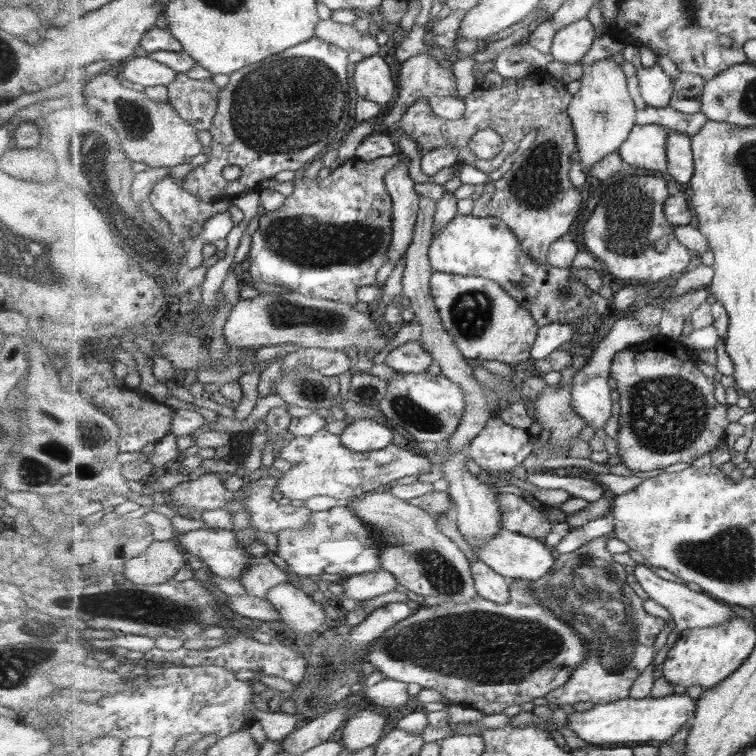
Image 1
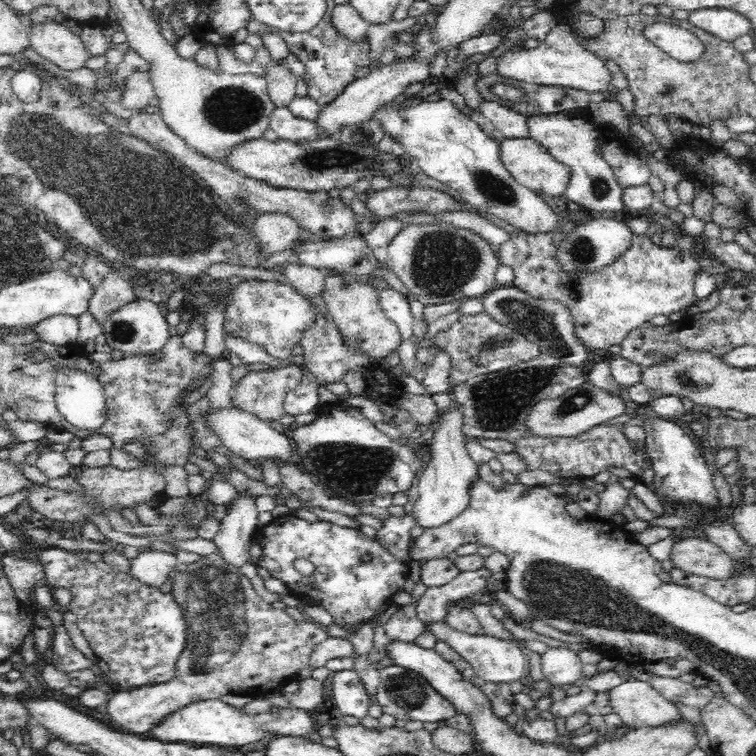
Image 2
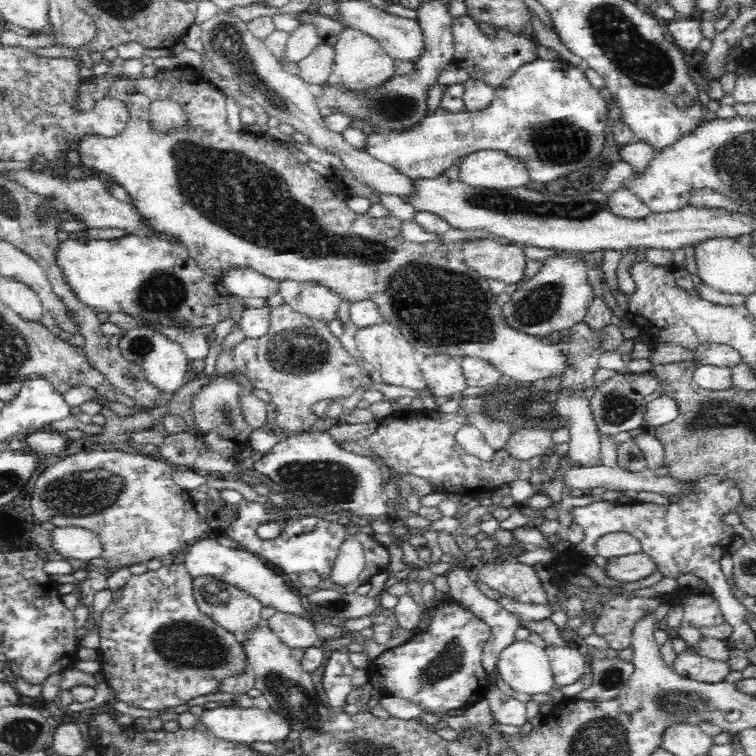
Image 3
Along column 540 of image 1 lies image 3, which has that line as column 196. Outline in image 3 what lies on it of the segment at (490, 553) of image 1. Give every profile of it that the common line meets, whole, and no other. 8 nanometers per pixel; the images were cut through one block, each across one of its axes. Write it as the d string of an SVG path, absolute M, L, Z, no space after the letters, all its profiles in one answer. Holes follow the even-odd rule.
M203 537L188 545L185 561L187 571L194 578L212 577L226 584L237 586L246 592L253 594L262 606L272 606L277 611L298 614L305 617L303 609L303 598L296 594L290 586L285 583L282 576L274 573L255 554L244 550L241 547L236 549L220 546L215 538Z

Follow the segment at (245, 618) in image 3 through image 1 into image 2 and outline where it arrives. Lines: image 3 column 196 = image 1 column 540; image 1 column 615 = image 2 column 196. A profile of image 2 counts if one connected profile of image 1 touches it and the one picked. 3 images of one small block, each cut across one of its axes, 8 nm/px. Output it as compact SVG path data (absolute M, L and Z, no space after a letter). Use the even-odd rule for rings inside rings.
M210 556L206 558L198 558L198 562L190 562L190 564L181 564L174 566L174 570L170 570L168 574L168 580L166 582L170 583L173 587L173 597L176 602L180 605L184 618L187 624L187 641L185 649L182 651L181 657L176 663L176 670L174 679L166 682L164 684L156 685L145 685L142 687L135 687L132 689L123 688L121 691L115 692L112 698L107 700L103 710L108 712L108 718L111 720L111 724L118 728L118 730L126 733L147 736L149 730L152 730L155 726L158 726L166 717L169 717L174 711L180 710L190 703L198 702L199 700L218 700L226 694L246 694L249 696L259 696L264 695L267 692L272 692L274 689L282 689L287 682L297 679L298 674L302 668L308 666L308 656L310 652L316 648L317 644L320 644L322 640L328 638L328 633L324 627L319 626L315 622L310 622L310 620L296 621L286 612L284 609L272 608L270 603L266 603L252 587L250 580L240 573L238 566L233 564L228 564L220 556Z

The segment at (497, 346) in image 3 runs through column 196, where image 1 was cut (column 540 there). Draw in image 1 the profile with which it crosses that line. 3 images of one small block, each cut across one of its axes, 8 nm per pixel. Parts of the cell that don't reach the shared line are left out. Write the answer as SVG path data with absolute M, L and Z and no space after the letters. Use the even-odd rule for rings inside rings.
M494 71L488 72L484 81L475 87L473 92L464 99L466 102L466 113L459 120L449 120L435 114L430 105L430 98L423 97L417 100L411 108L405 113L398 125L398 130L407 135L419 145L429 150L440 149L443 147L455 147L458 150L459 164L473 165L491 174L497 170L505 161L507 156L513 154L519 147L520 141L531 130L537 131L536 141L517 159L511 170L498 181L491 181L485 184L483 195L474 202L472 215L479 218L497 217L502 218L507 226L518 235L519 242L526 250L526 253L534 258L534 262L543 264L548 258L548 252L553 242L557 242L561 236L565 236L573 226L577 214L581 212L581 191L579 191L573 182L569 180L569 162L571 154L578 150L578 137L575 134L574 126L568 113L571 101L575 94L567 92L567 85L559 82L550 76L547 72L537 74L535 78L501 78ZM480 130L495 130L503 138L503 150L491 158L485 160L476 156L471 150L471 139Z

